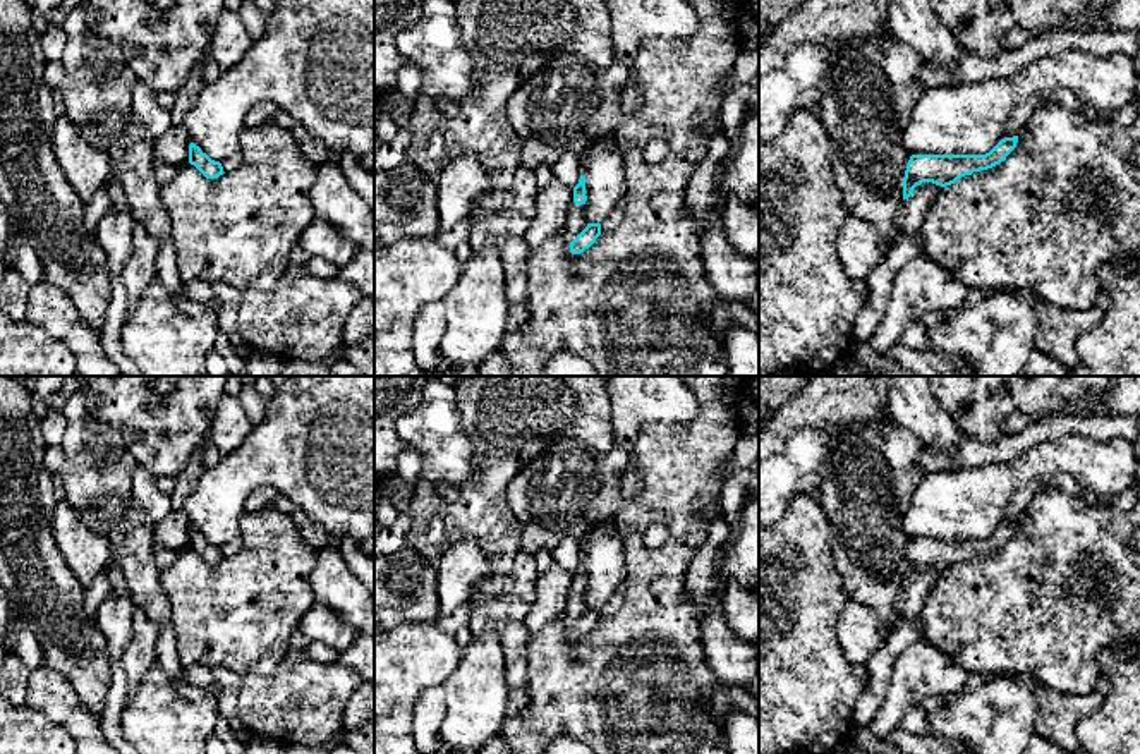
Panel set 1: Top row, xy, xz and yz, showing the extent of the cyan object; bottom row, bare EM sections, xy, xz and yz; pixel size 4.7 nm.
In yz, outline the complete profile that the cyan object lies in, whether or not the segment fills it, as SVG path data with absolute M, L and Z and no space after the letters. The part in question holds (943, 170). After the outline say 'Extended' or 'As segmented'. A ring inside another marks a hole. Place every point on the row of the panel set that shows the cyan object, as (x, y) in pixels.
M1018 136L1004 137L985 155L912 155L903 177L903 199L922 182L946 187L965 175L992 168L1006 160L1016 143Z. As segmented

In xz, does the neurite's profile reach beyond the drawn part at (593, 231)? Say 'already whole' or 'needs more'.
needs more

